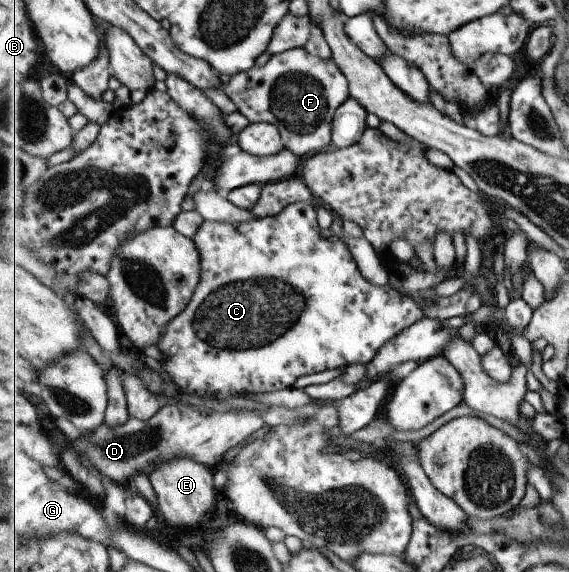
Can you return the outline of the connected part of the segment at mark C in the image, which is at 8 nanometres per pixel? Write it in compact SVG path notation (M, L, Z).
M295 202L286 206L280 214L259 218L246 222L246 224L224 224L221 222L204 221L203 225L192 237L196 246L200 250L200 256L203 257L203 279L200 280L200 286L196 288L195 295L191 303L184 312L181 312L168 327L158 348L164 354L164 362L160 366L172 378L174 384L184 394L196 394L202 398L218 398L218 400L230 400L230 398L247 398L248 394L267 395L269 392L276 392L285 388L294 386L294 382L300 376L308 374L318 374L324 370L334 368L346 368L352 364L367 365L376 358L380 348L384 344L394 340L406 328L411 327L410 310L408 308L396 308L396 302L392 304L392 296L384 296L382 288L368 282L362 274L358 262L350 254L348 246L338 240L336 236L322 236L323 229L319 225L317 216L318 203L313 202Z

